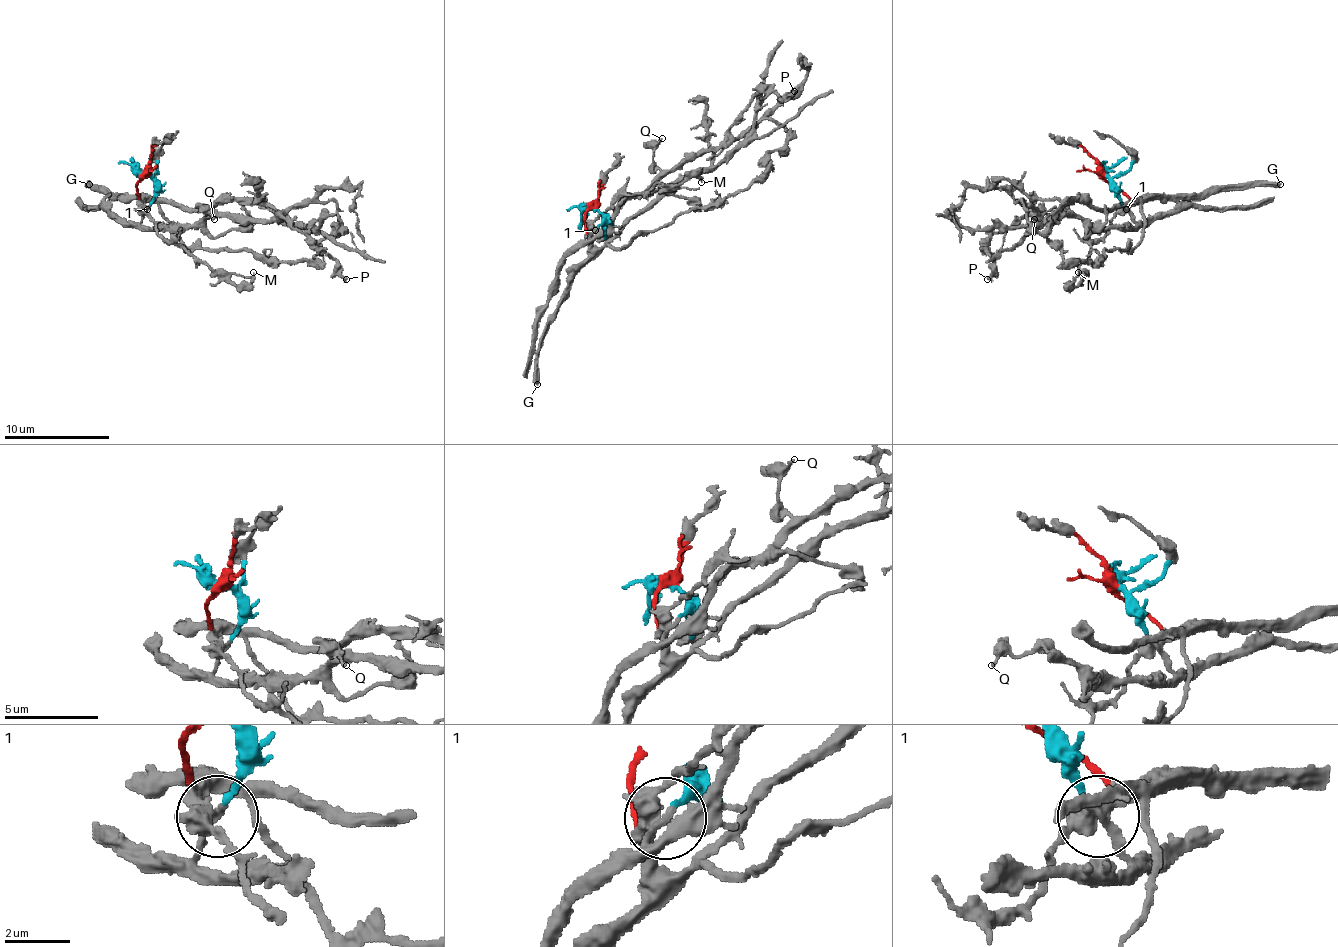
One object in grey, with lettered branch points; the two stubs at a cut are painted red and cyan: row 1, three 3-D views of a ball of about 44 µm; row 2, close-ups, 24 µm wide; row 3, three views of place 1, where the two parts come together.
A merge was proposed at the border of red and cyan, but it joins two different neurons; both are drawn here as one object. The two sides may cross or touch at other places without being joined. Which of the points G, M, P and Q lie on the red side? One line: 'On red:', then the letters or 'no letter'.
On red: G, M

